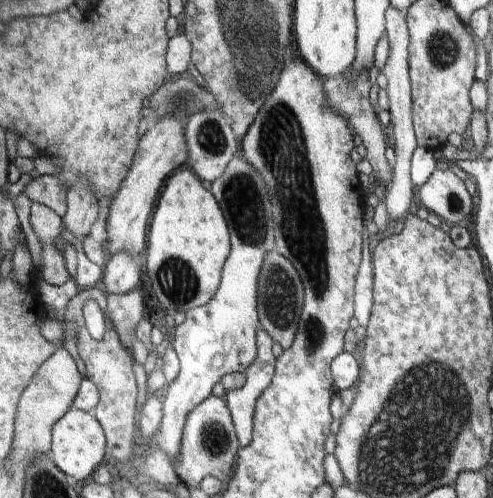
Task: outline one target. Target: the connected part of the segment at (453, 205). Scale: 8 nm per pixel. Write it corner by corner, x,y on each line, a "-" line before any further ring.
436,168
425,184
420,186
420,201
429,212
434,212
441,221
451,226
468,224
472,200
465,182
451,170

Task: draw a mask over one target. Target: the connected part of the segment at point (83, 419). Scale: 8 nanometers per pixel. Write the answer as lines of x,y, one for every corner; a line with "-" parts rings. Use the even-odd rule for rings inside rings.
72,408
54,424
51,435
50,458
55,466
76,481
85,482
106,457
107,441
100,424
92,414

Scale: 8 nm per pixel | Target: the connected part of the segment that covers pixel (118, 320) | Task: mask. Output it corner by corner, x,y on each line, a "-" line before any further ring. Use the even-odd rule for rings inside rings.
141,288
126,293
108,293
108,318
114,324
122,345
131,352
136,327
146,318
146,309

